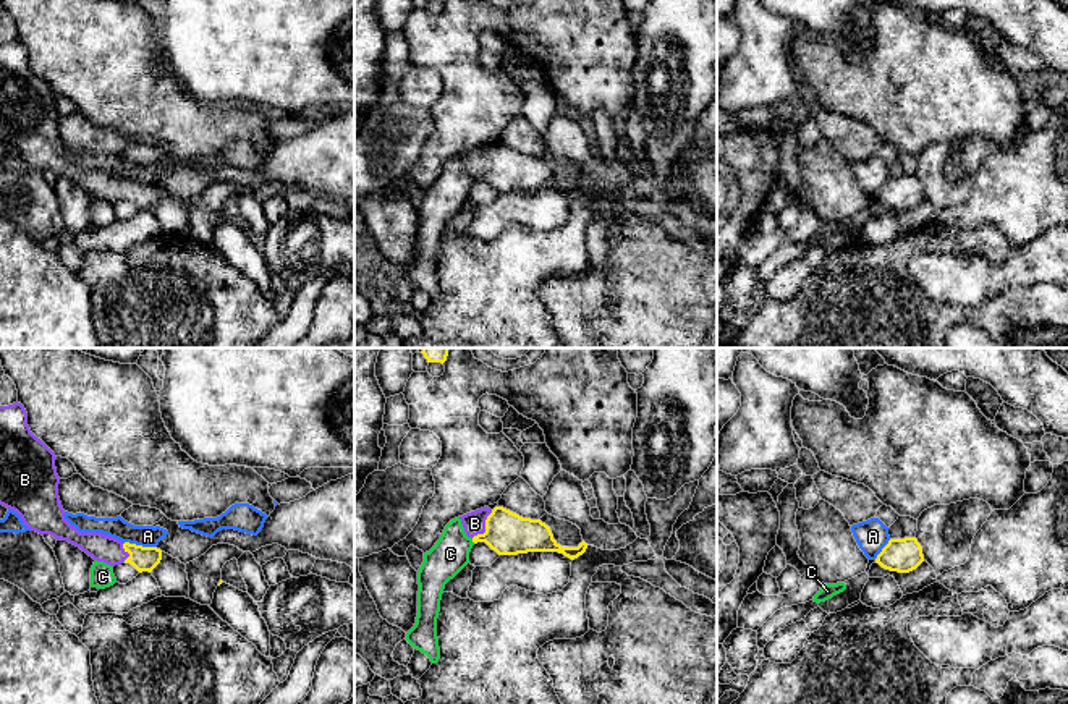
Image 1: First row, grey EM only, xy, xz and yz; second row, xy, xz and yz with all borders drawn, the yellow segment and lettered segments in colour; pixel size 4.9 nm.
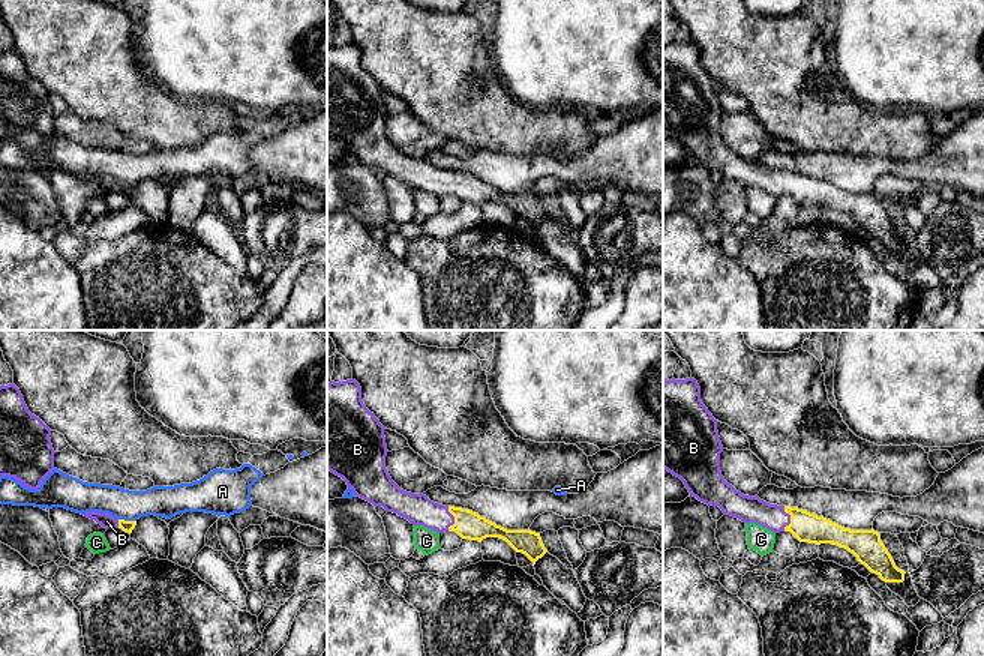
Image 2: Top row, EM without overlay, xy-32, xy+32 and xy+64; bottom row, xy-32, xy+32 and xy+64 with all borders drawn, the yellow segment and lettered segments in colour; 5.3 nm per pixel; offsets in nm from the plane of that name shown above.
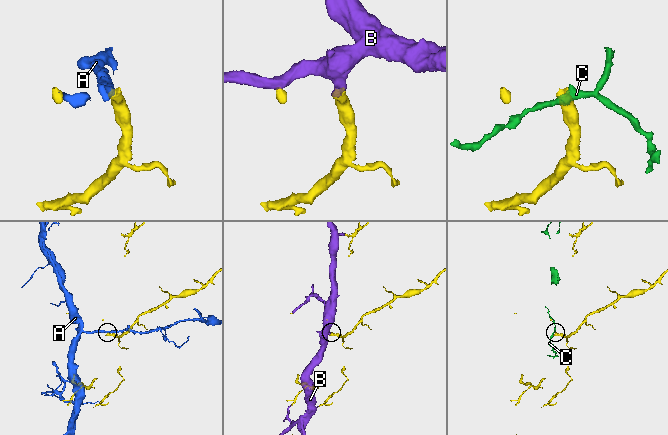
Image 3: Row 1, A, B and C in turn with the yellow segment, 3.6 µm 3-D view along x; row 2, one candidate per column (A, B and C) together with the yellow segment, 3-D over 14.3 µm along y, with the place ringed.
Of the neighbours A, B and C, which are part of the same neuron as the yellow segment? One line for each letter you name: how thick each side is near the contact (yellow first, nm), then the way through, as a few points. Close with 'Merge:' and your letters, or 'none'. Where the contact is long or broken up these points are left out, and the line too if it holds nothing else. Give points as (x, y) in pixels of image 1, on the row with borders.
B: Thickness 220 nm (yellow) against 110 nm
Merge: B

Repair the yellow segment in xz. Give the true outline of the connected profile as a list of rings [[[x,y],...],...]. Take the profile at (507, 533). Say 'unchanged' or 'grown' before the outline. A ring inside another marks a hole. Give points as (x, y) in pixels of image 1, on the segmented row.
grown | [[[503,507],[481,510],[460,516],[468,537],[474,544],[485,542],[498,555],[518,555],[528,552],[558,552],[574,560],[583,555],[587,544],[562,547],[540,520],[523,518]]]

